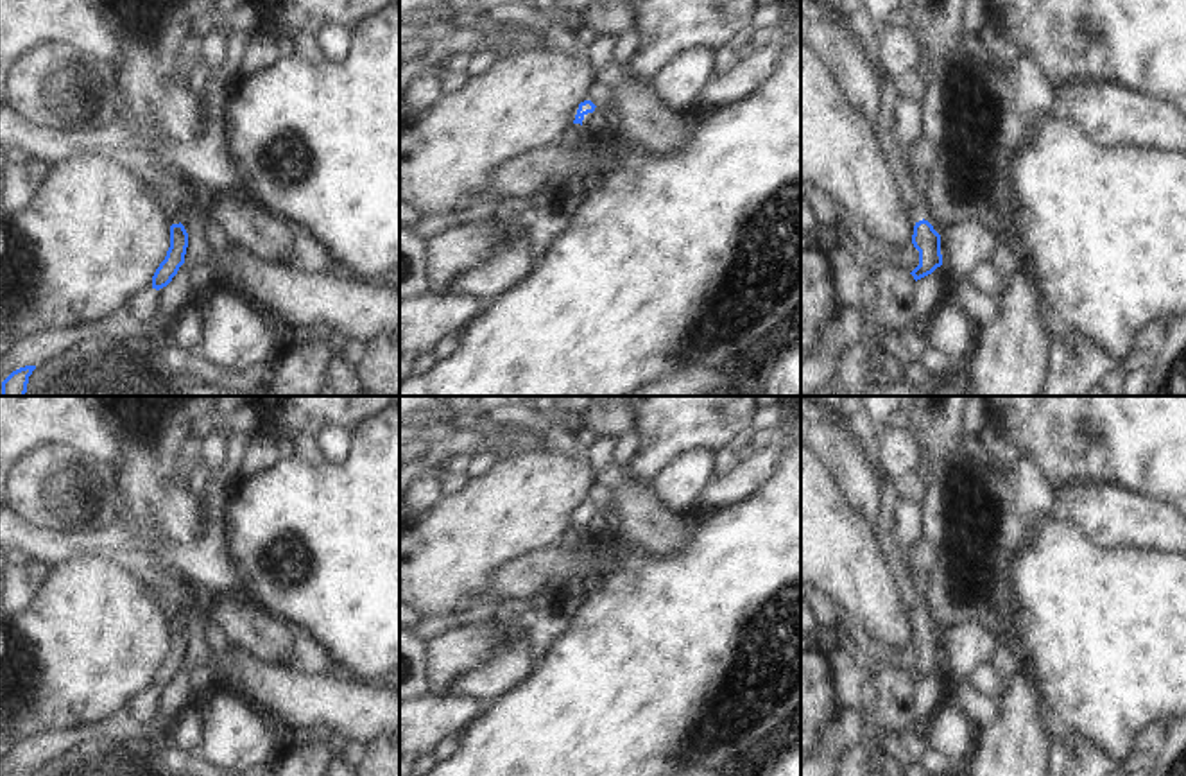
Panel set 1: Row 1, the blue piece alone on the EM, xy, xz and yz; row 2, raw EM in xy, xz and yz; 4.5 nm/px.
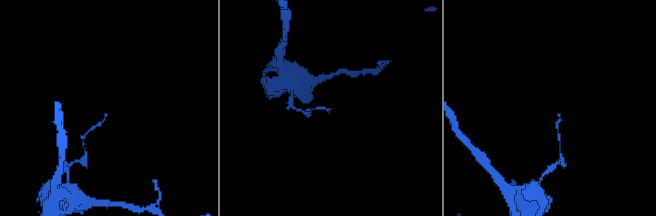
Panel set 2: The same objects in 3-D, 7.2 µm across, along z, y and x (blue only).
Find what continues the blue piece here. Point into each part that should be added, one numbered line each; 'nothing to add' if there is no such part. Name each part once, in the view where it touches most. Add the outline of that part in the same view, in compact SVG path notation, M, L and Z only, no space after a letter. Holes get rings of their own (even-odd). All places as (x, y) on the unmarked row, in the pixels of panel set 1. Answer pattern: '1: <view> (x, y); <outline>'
nothing to add

